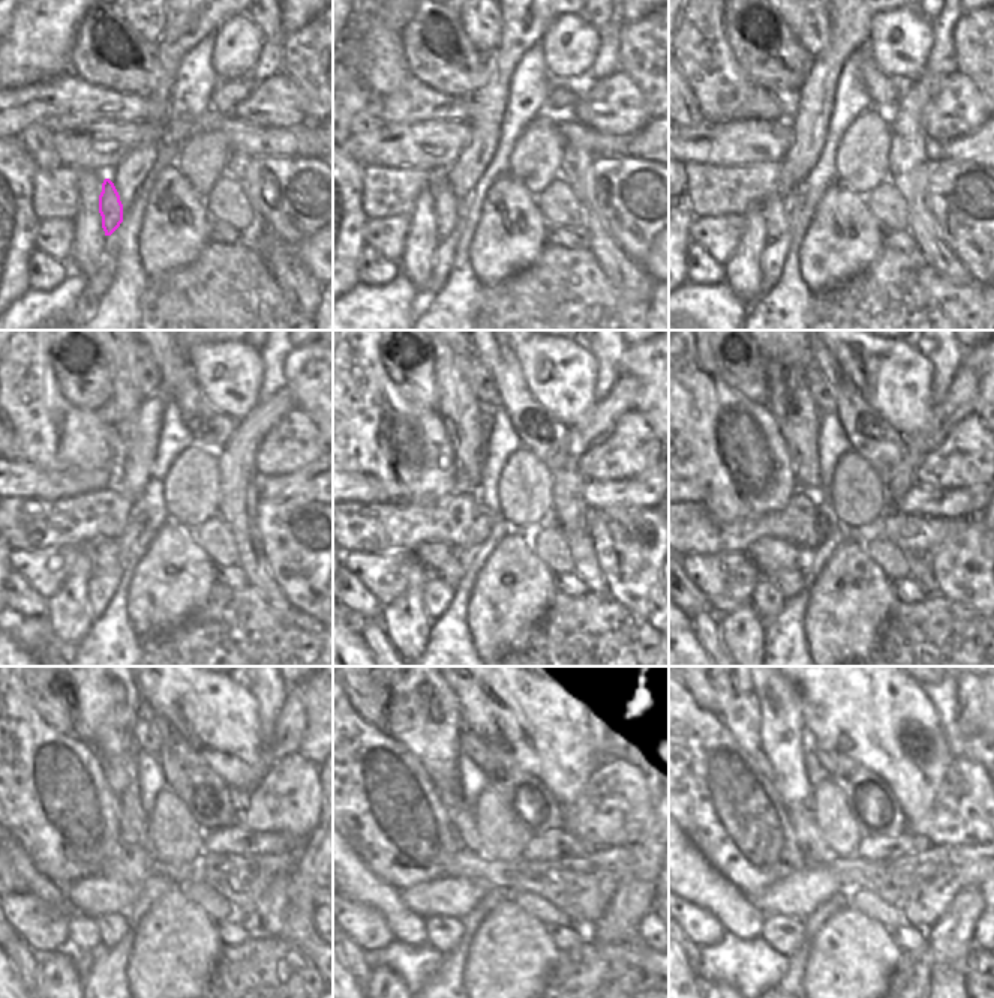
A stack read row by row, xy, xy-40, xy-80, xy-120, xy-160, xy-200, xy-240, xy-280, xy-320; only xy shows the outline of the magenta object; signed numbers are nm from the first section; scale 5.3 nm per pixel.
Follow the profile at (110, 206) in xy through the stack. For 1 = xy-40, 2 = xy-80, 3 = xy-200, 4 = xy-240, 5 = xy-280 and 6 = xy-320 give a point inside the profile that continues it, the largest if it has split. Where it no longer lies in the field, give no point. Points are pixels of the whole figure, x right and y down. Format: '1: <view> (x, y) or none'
1: xy-40 (446, 203)
2: xy-80 (775, 209)
3: xy-200 (789, 581)
4: xy-240 (111, 926)
5: xy-280 (441, 932)
6: xy-320 (784, 934)

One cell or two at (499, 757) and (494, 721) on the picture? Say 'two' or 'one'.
two

